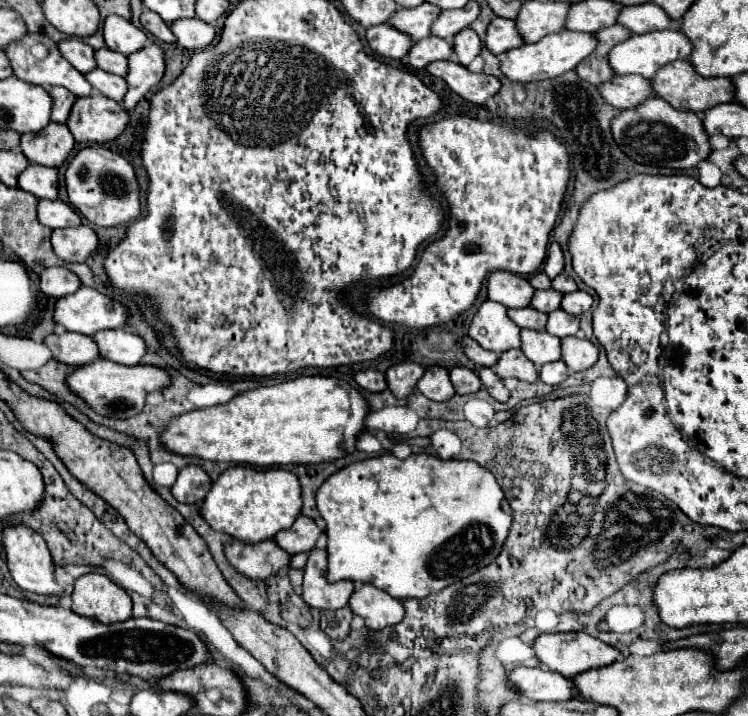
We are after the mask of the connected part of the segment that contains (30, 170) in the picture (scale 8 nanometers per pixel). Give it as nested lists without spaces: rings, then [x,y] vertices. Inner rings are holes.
[[[30,164],[18,176],[18,188],[38,198],[56,200],[58,198],[58,168],[44,168],[38,164]]]

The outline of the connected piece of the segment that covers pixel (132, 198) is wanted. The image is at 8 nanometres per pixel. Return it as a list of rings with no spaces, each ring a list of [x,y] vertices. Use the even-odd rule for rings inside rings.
[[[86,146],[72,158],[66,170],[66,188],[70,202],[94,226],[120,226],[136,220],[142,214],[140,184],[134,166],[118,152],[112,152],[106,146]]]

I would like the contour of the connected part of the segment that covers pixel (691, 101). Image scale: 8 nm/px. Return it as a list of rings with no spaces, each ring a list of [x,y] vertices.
[[[676,60],[666,64],[652,78],[652,86],[656,96],[670,102],[676,110],[692,110],[696,114],[714,108],[716,104],[732,102],[732,80],[730,78],[704,78],[700,76],[688,60]]]

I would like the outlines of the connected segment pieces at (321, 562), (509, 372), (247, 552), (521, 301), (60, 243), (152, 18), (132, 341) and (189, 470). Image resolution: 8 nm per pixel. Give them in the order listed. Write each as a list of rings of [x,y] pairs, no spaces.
[[[314,548],[304,568],[302,598],[306,600],[308,606],[320,610],[344,608],[354,592],[354,584],[350,580],[342,580],[336,584],[328,582],[326,568],[328,568],[328,552]]]
[[[520,350],[502,352],[494,370],[500,378],[518,378],[524,382],[536,382],[538,380],[536,366]]]
[[[232,540],[226,544],[226,558],[238,572],[258,580],[276,576],[292,560],[276,540],[264,540],[264,544],[240,544],[240,540]]]
[[[492,272],[488,278],[488,298],[504,304],[506,308],[524,308],[530,306],[534,296],[532,284],[526,278],[510,272]]]
[[[90,226],[58,228],[52,232],[52,246],[60,260],[84,262],[98,248],[98,236]]]
[[[144,10],[142,16],[140,16],[140,22],[142,22],[142,26],[144,26],[150,34],[154,34],[158,40],[162,40],[162,42],[176,42],[176,36],[172,34],[170,26],[160,18],[160,14],[156,14],[156,12],[152,12],[152,10]]]
[[[124,328],[96,332],[94,340],[100,348],[102,358],[118,362],[118,364],[126,364],[126,366],[138,364],[142,356],[148,352],[144,338]]]
[[[188,464],[178,472],[178,478],[172,486],[172,494],[178,502],[194,504],[202,502],[204,496],[210,492],[210,488],[212,478],[208,476],[208,472],[198,464]]]

